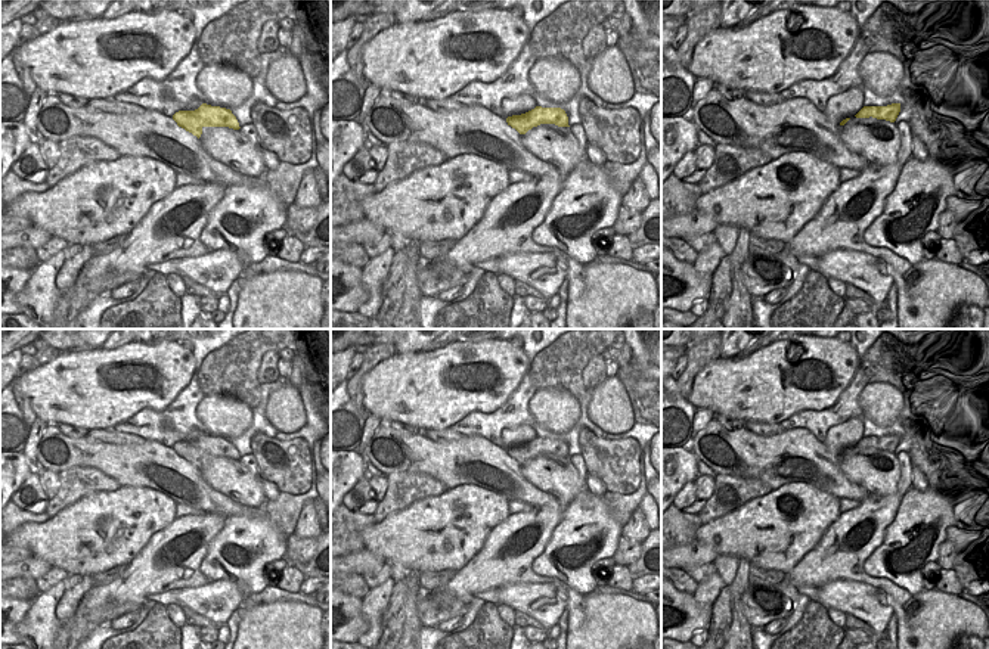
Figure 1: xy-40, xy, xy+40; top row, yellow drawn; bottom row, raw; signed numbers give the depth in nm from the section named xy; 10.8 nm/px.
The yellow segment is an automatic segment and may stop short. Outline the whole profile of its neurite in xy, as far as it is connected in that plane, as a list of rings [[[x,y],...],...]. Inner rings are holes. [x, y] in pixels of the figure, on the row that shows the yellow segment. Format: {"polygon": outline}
{"polygon": [[[536,106],[534,109],[506,118],[508,125],[515,128],[520,134],[525,134],[533,127],[540,124],[555,124],[558,127],[570,127],[568,117],[561,108],[542,108]]]}

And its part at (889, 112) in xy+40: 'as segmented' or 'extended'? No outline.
as segmented

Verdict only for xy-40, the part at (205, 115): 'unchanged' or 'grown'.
unchanged

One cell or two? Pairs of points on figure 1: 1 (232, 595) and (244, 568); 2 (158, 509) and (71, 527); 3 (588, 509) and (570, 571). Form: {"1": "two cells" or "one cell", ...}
{"1": "two cells", "2": "one cell", "3": "one cell"}

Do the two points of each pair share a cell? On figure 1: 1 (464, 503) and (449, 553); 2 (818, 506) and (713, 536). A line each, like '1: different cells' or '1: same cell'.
1: same cell
2: same cell

